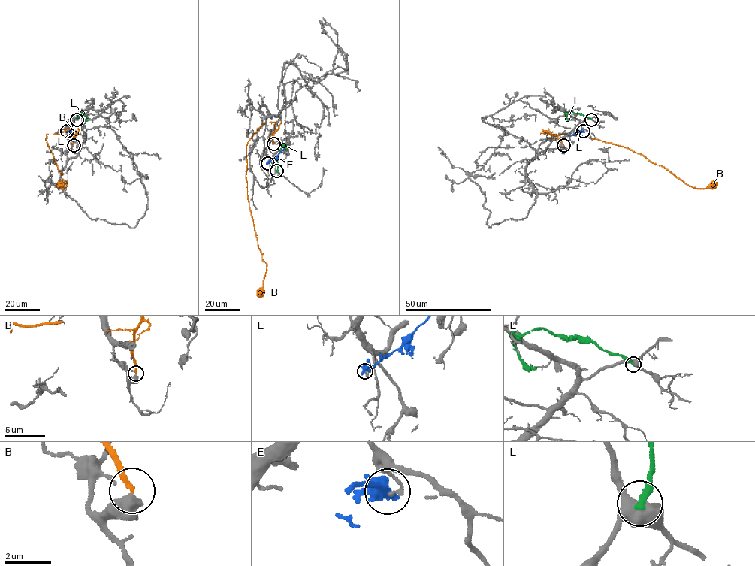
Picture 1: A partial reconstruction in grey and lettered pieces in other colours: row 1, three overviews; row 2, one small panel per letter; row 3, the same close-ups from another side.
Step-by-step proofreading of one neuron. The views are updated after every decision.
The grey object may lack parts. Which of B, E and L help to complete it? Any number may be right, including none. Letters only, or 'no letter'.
no letter

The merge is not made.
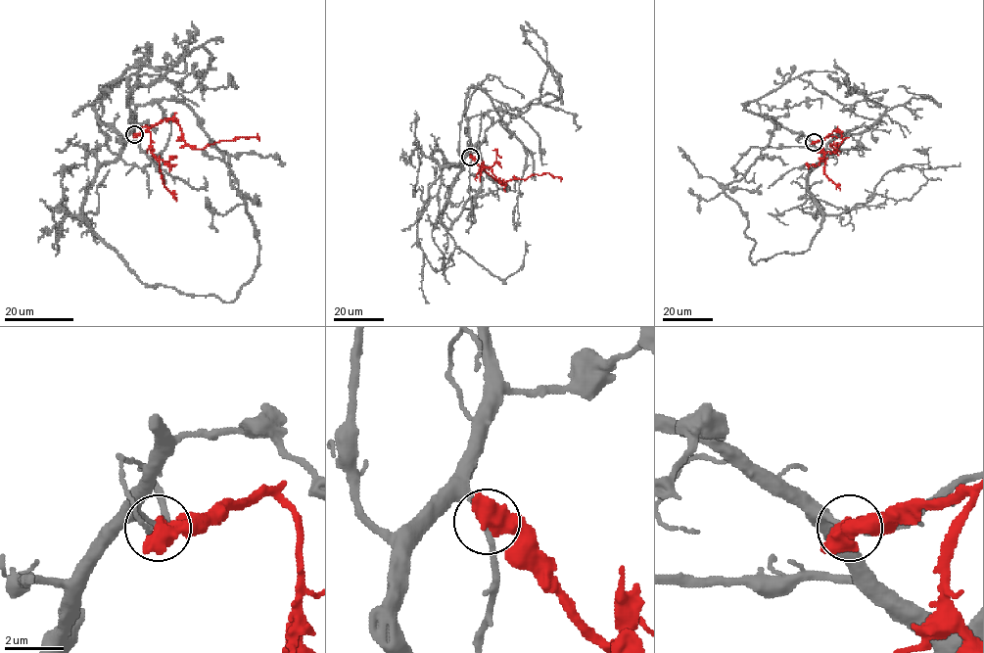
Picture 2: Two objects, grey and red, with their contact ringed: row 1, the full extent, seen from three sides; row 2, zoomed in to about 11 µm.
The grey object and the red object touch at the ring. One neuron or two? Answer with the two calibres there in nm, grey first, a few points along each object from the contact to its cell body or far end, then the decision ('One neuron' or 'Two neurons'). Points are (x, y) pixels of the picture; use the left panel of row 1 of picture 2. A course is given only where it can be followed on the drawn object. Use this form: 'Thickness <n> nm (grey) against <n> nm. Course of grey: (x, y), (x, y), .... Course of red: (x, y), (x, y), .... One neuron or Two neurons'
Thickness 190 nm (grey) against 550 nm. Course of grey: (134, 135), (82, 218), (142, 283), (231, 302), (259, 242), (229, 157), (184, 104), (130, 100), (130, 77). Course of red: (134, 135), (147, 131), (164, 119), (174, 118), (182, 138), (199, 150), (221, 140), (257, 138), (257, 135). Two neurons

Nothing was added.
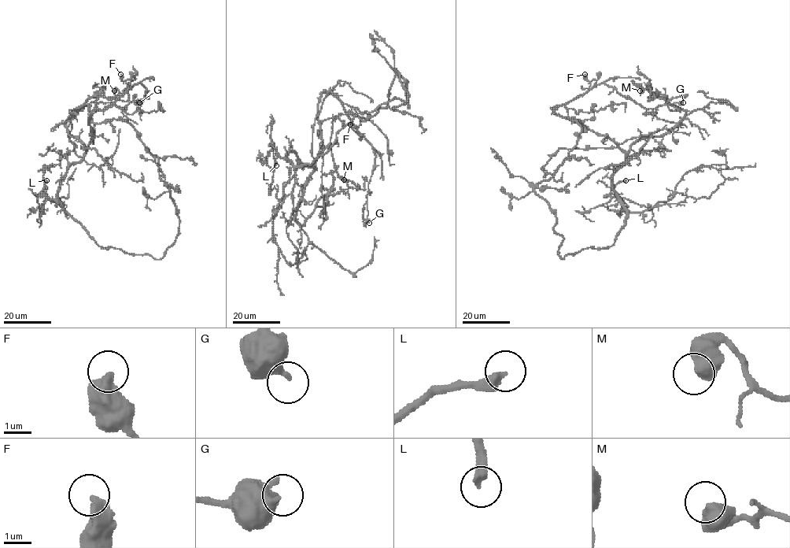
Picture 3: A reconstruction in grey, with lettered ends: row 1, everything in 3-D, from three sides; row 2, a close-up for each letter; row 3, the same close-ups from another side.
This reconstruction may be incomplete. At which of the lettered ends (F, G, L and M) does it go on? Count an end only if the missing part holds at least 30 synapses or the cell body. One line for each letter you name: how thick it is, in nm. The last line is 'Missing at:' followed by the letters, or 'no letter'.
L: Thickness 380 nm
Missing at: L

